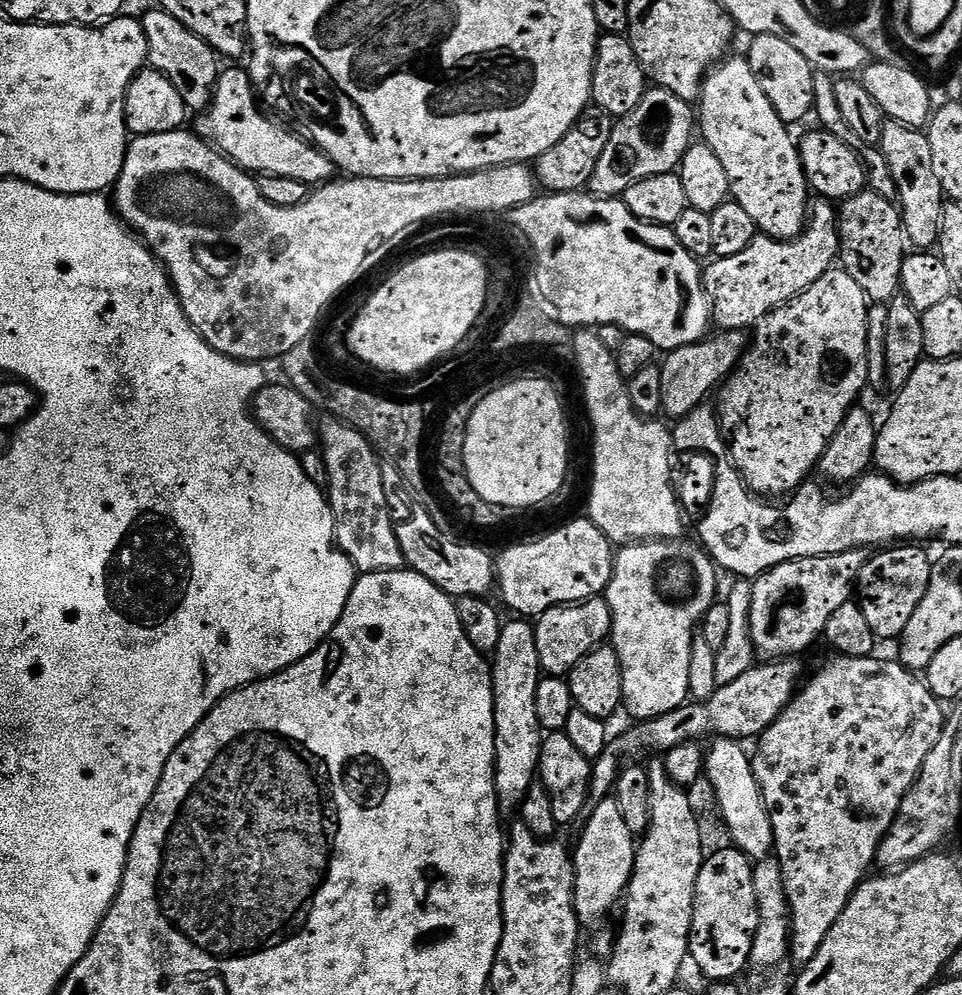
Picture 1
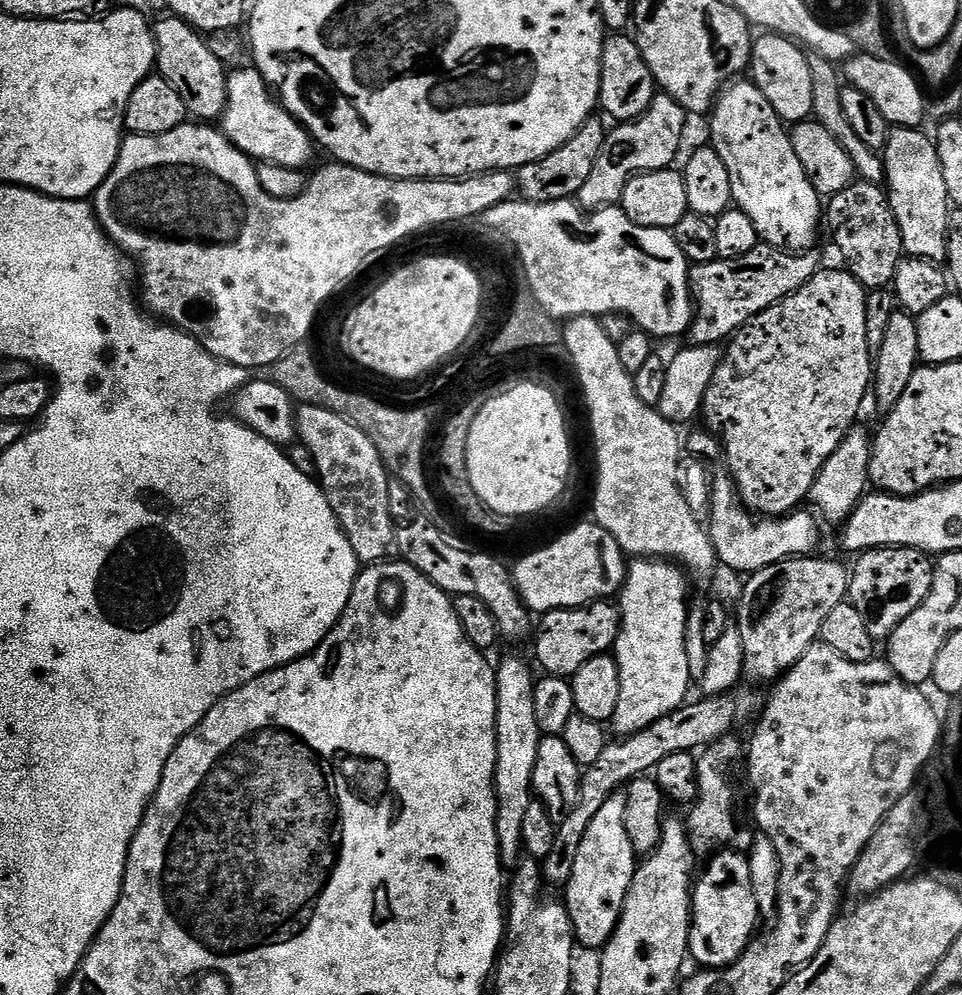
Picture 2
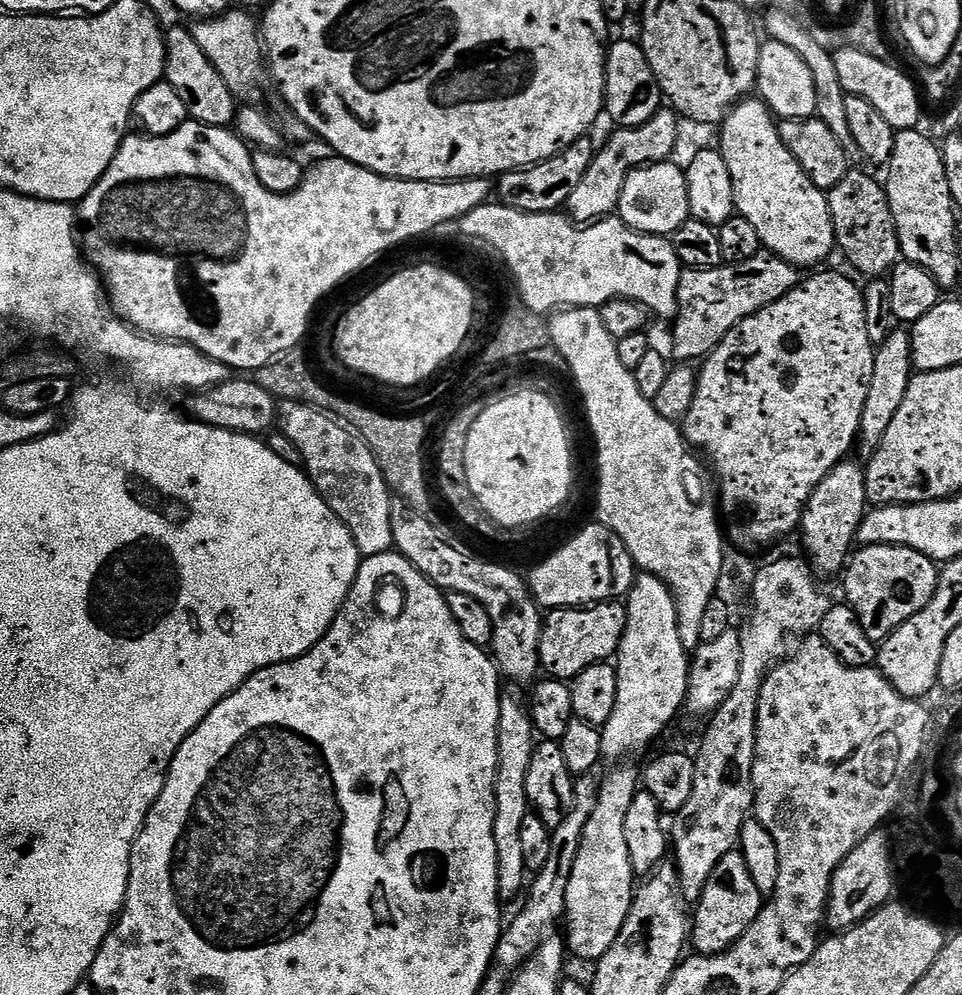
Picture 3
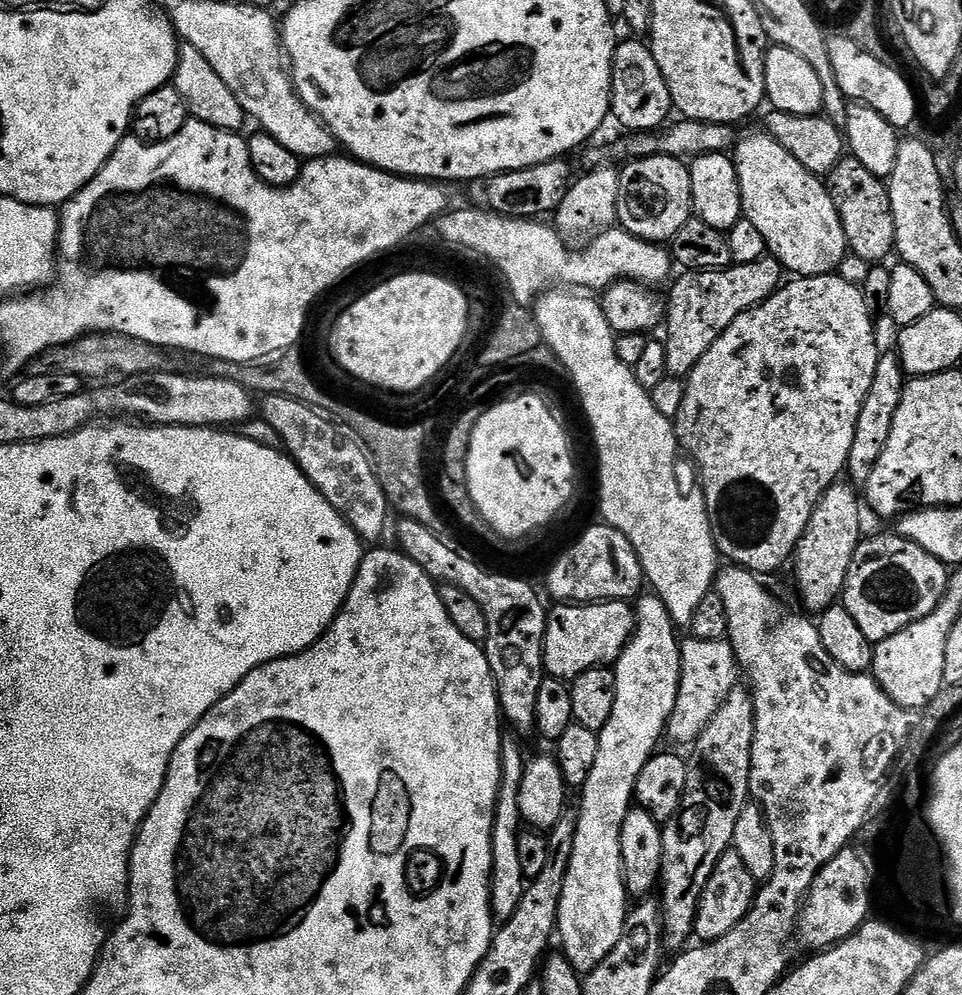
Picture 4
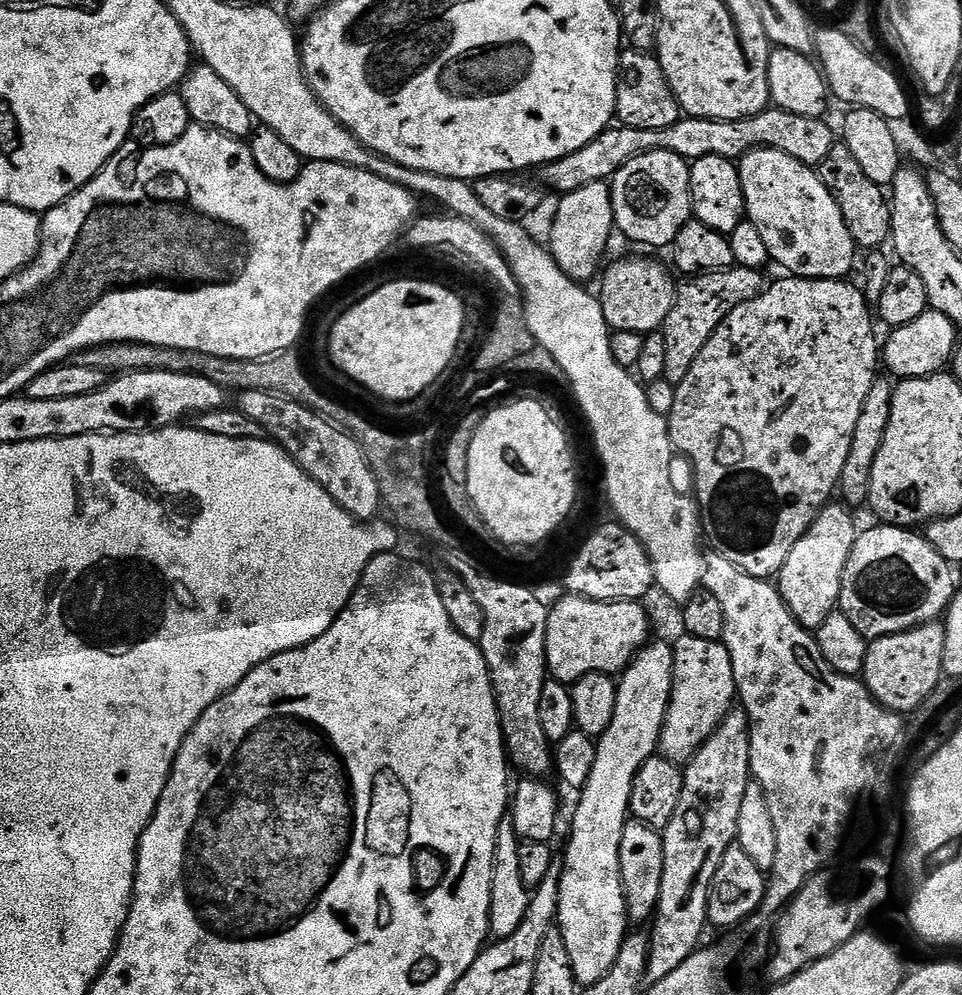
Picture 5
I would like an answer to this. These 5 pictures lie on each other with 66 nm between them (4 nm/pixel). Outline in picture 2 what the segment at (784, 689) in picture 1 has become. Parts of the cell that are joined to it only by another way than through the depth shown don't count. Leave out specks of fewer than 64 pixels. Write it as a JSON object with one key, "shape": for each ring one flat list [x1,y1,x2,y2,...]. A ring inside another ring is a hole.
{"shape":[[736,694,708,696,703,699,685,702,678,710,666,714,666,718,658,718,658,722,646,726,646,730,613,739,604,747,601,756,581,771,578,802,574,810,570,810,566,822,557,827,554,850,550,850,550,854,542,862,544,879,549,885,567,885,574,870,574,858,578,858,578,846,582,846,582,834,586,834,590,822,594,822,598,810,602,810,606,798,621,791,629,782,651,773,658,766,658,762,662,762,662,758,670,758,670,754,683,752,695,753,729,735,735,729,732,727,735,726,736,719,746,715,756,704,754,697,736,697]]}

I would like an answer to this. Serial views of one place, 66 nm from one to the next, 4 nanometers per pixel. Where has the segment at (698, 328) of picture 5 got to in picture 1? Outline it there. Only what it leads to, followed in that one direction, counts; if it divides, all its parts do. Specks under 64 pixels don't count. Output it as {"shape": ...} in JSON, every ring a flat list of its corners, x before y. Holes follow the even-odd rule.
{"shape":[[823,198,813,199,806,227,799,236,792,240,775,240,773,236,757,234,742,254,734,254,734,258,713,259,703,269,704,289,712,303,715,327,720,330,751,329,774,309,790,303,814,286,814,282,837,263,839,254,837,205]]}

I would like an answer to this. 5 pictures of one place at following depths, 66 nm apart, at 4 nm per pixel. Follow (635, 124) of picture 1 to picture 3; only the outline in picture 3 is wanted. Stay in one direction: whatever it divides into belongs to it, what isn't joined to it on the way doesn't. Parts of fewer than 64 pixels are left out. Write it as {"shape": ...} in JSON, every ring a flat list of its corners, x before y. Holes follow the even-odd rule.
{"shape":[[661,107,659,112,637,128,622,128,613,131,613,136,604,144,604,149,597,151,592,157,590,166,578,182,574,194,570,194,566,212,577,225,587,226,595,221,611,217,619,209,620,195,624,180,635,168,644,164,659,164,667,161,668,156,676,148,680,140,680,124,682,120,671,107]]}

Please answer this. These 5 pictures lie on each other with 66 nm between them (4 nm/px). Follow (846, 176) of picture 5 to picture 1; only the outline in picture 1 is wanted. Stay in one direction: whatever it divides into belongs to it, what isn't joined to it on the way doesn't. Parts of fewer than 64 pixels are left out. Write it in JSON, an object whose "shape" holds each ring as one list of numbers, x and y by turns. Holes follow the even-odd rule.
{"shape":[[865,190,843,201,838,208,840,226,839,263,862,286,869,301,887,305,900,292,902,262,906,255,904,219,895,203,882,194]]}

